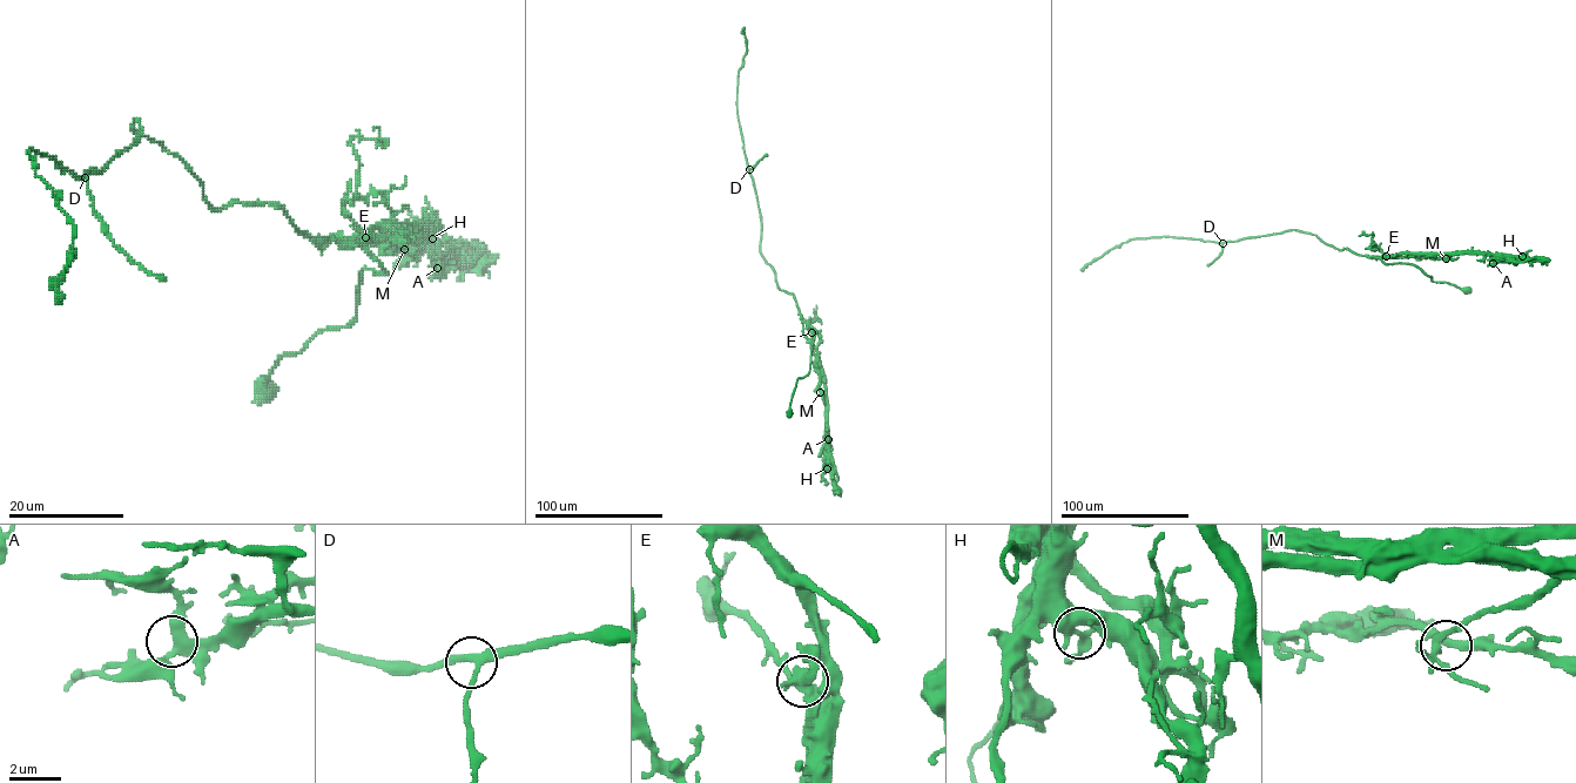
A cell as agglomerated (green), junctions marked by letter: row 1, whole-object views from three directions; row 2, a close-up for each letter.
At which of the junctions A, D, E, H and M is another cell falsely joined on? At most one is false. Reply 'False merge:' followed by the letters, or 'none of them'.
False merge: E

